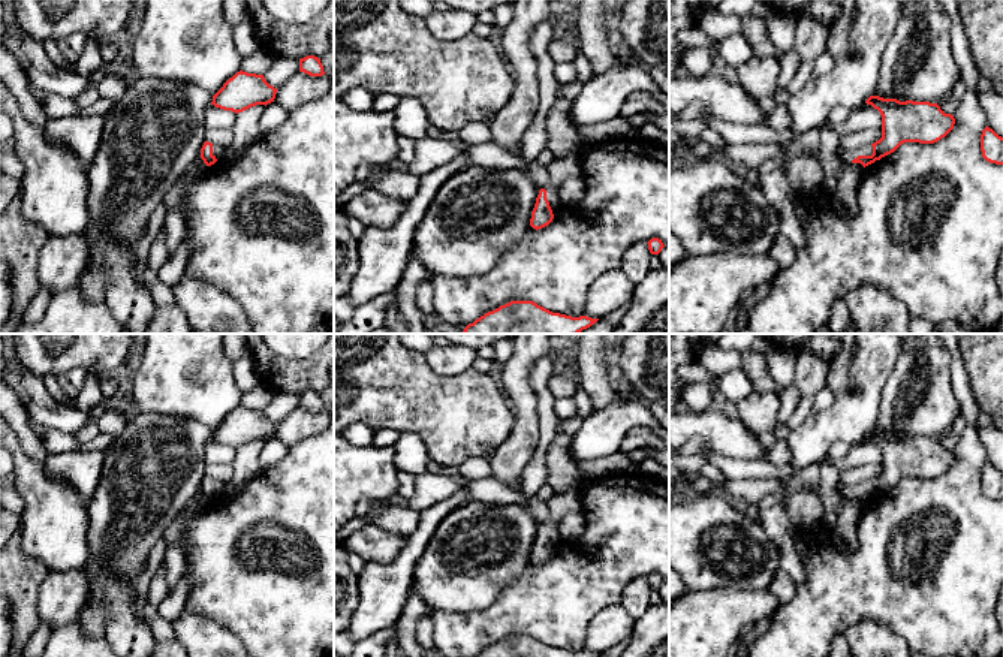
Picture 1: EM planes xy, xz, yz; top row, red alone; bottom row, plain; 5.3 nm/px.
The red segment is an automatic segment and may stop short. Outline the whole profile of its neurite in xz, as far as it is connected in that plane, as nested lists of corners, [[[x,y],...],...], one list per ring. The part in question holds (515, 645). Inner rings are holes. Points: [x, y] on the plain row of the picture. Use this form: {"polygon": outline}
{"polygon": [[[510,636],[485,648],[475,657],[597,657],[587,651],[572,653],[552,648],[533,636]]]}

